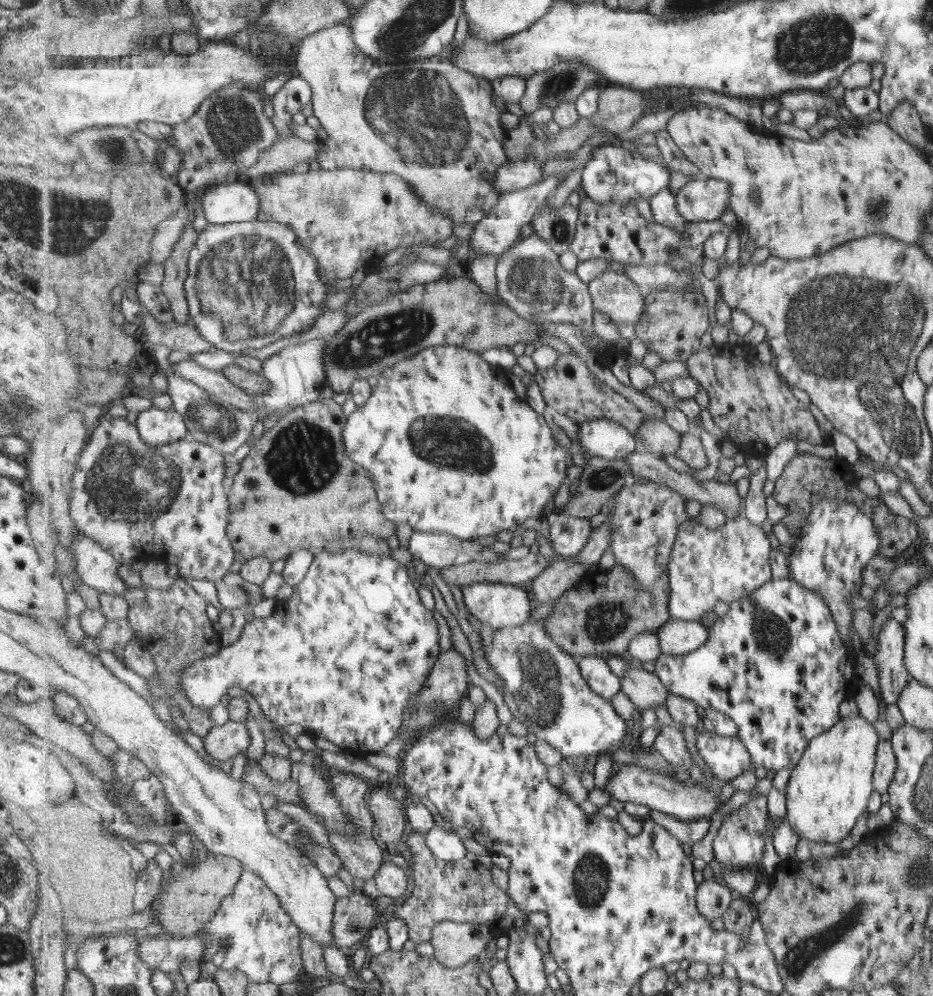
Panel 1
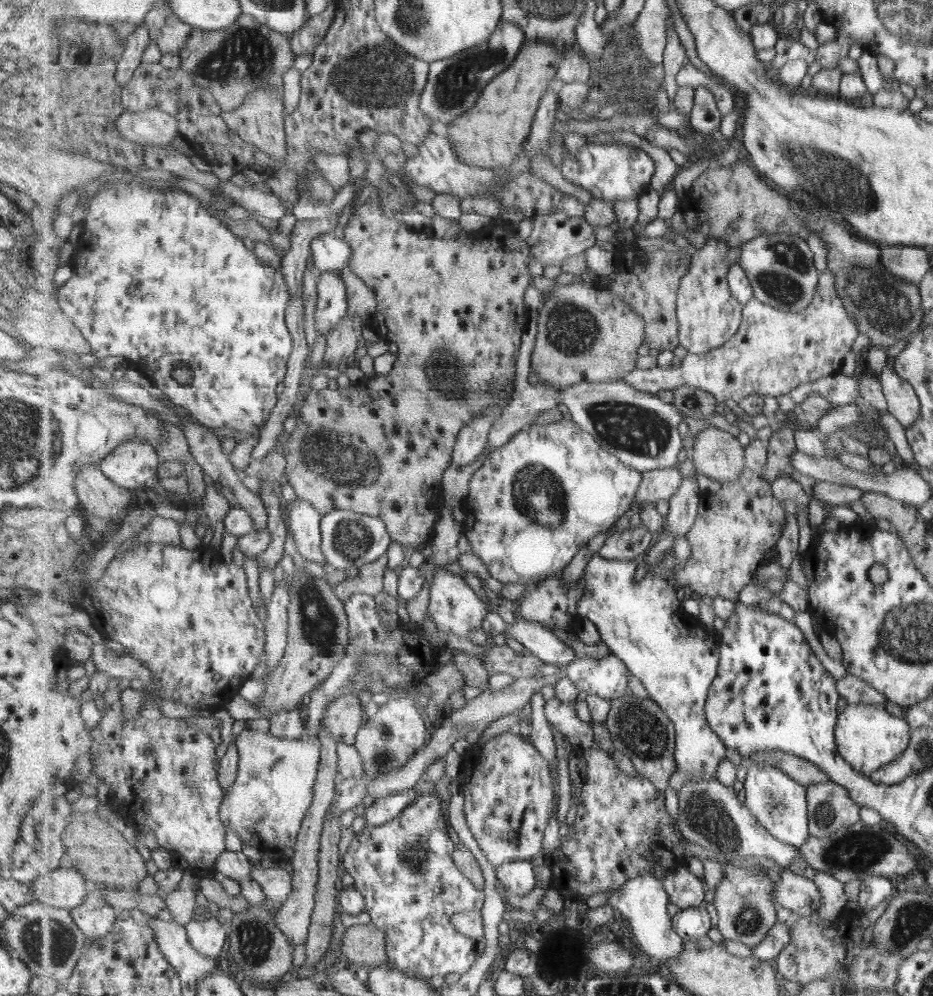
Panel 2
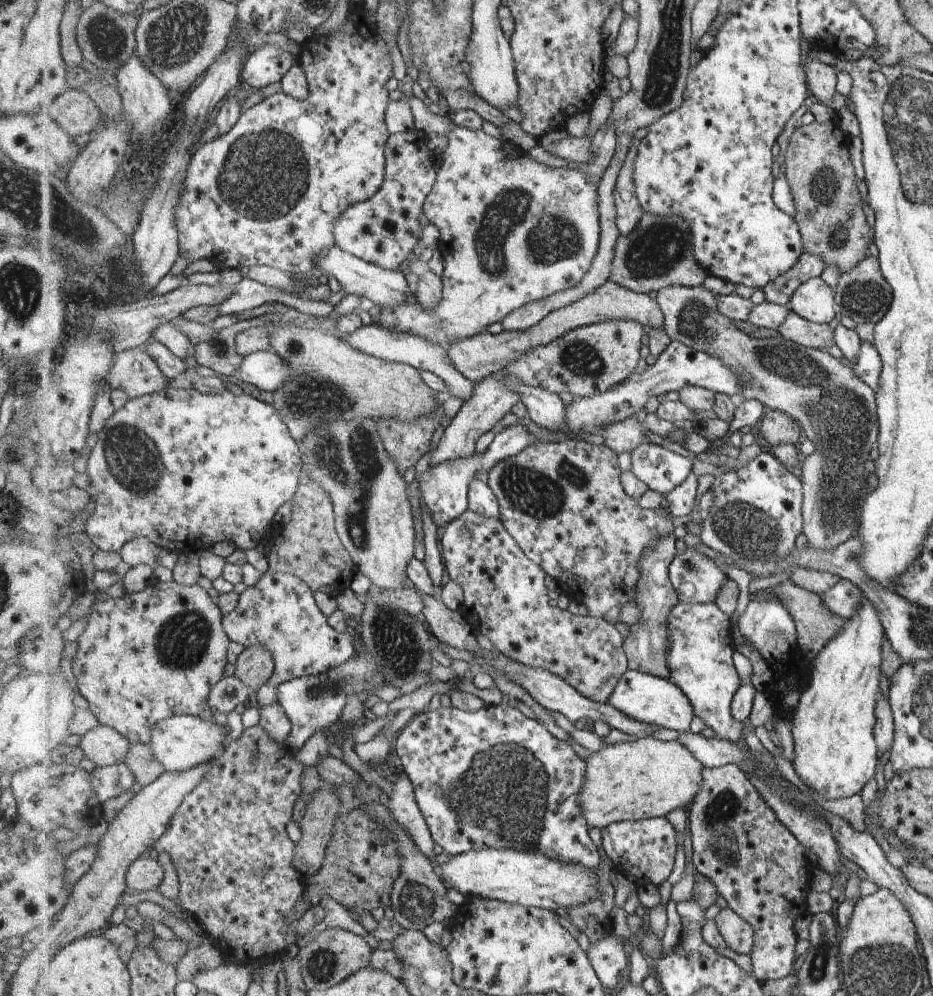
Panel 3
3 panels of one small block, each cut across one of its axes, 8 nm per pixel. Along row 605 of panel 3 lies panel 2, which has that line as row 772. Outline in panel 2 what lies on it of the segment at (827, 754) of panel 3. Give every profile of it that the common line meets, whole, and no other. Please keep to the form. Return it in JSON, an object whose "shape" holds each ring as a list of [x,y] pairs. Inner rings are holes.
{"shape":[[[857,703],[847,704],[840,712],[836,728],[836,744],[839,752],[853,768],[870,777],[889,762],[899,759],[911,740],[911,729],[902,716],[889,714],[885,705]]]}

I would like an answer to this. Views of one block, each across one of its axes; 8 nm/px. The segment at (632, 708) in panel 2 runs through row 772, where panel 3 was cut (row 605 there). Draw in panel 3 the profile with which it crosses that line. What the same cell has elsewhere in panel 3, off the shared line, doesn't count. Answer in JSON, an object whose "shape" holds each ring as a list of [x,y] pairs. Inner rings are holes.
{"shape":[[[675,535],[666,536],[651,552],[645,555],[642,564],[644,578],[638,584],[637,606],[641,610],[641,620],[638,624],[629,626],[630,635],[624,640],[624,649],[628,656],[628,668],[669,679],[672,675],[667,664],[668,646],[668,618],[673,607],[679,603],[680,596],[670,577],[670,566],[678,553],[680,543]]]}

